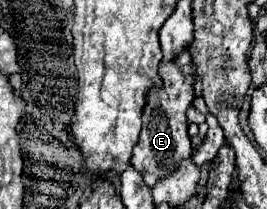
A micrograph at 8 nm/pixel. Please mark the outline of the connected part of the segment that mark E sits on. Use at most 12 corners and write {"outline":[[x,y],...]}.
{"outline":[[160,62],[132,164],[152,188],[192,154],[192,74]]}

